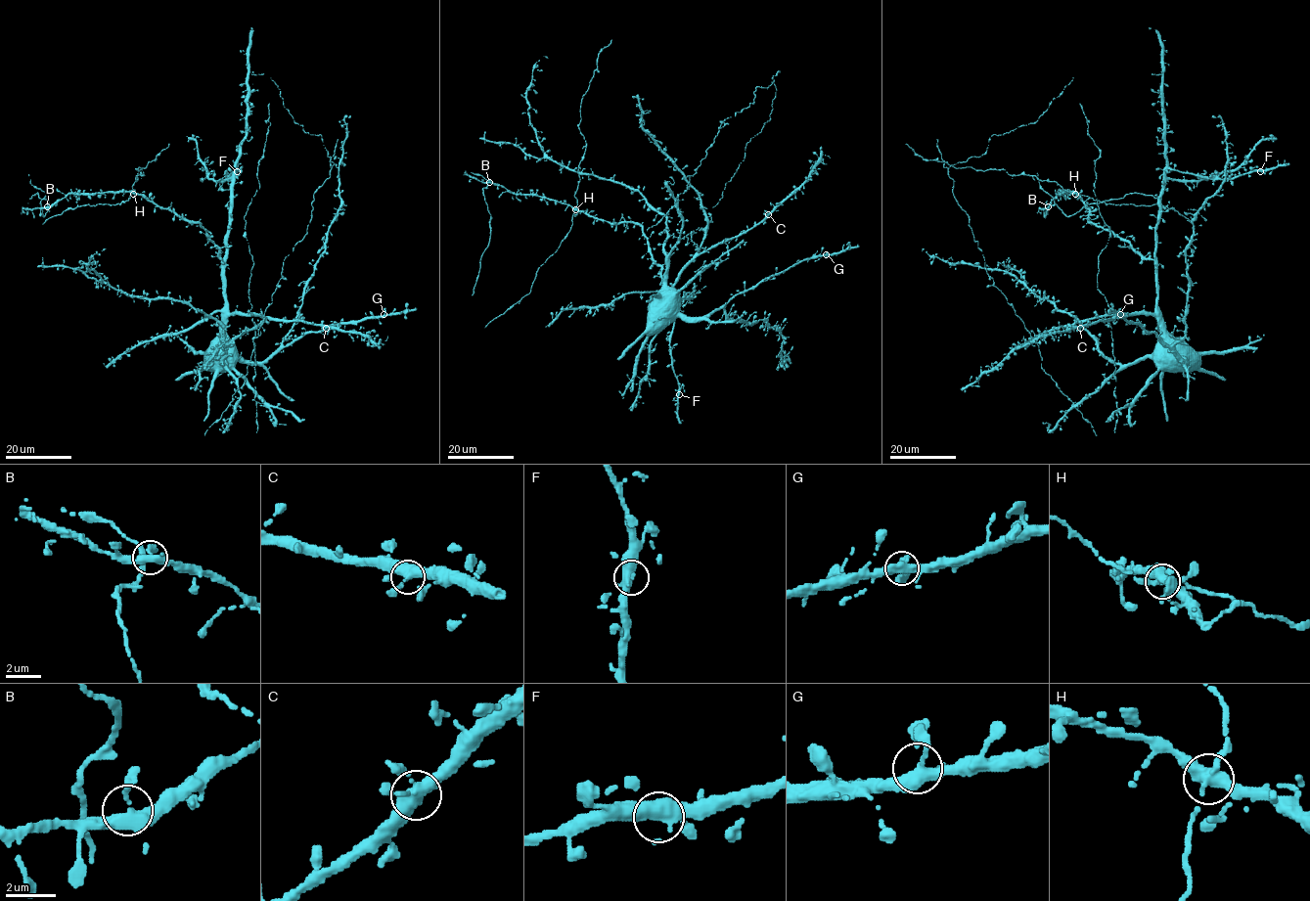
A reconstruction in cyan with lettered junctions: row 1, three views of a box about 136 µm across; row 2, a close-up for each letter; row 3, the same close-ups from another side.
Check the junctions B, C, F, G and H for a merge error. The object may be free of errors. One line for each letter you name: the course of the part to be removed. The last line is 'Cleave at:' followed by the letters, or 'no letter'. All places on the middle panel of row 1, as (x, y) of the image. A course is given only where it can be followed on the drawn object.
Cleave at: H

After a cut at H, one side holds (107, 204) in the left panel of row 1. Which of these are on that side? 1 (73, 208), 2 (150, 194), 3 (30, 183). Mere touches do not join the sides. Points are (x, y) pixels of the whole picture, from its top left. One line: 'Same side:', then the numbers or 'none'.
Same side: 1, 3

